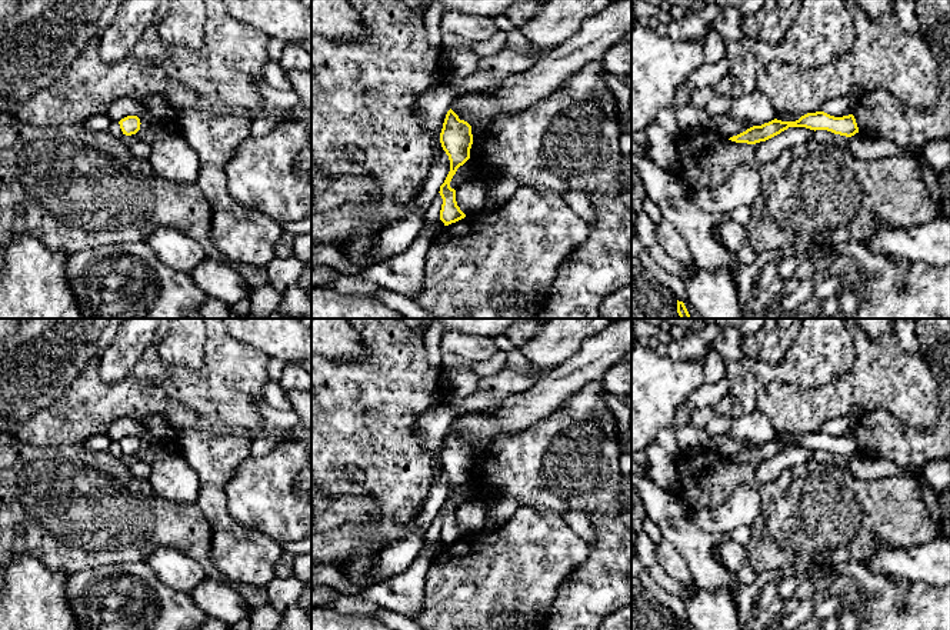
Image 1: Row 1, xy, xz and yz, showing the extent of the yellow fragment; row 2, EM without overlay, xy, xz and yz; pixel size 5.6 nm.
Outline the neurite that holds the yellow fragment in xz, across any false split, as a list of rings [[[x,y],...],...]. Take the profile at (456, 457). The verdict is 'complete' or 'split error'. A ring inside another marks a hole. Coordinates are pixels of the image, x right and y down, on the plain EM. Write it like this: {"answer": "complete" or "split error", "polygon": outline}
{"answer": "complete", "polygon": [[[451,429],[446,434],[440,453],[440,463],[450,480],[450,491],[439,511],[443,519],[440,540],[444,546],[449,546],[466,537],[457,526],[456,510],[450,507],[450,501],[457,489],[470,479],[470,469],[473,464],[471,446],[460,440]]]}

